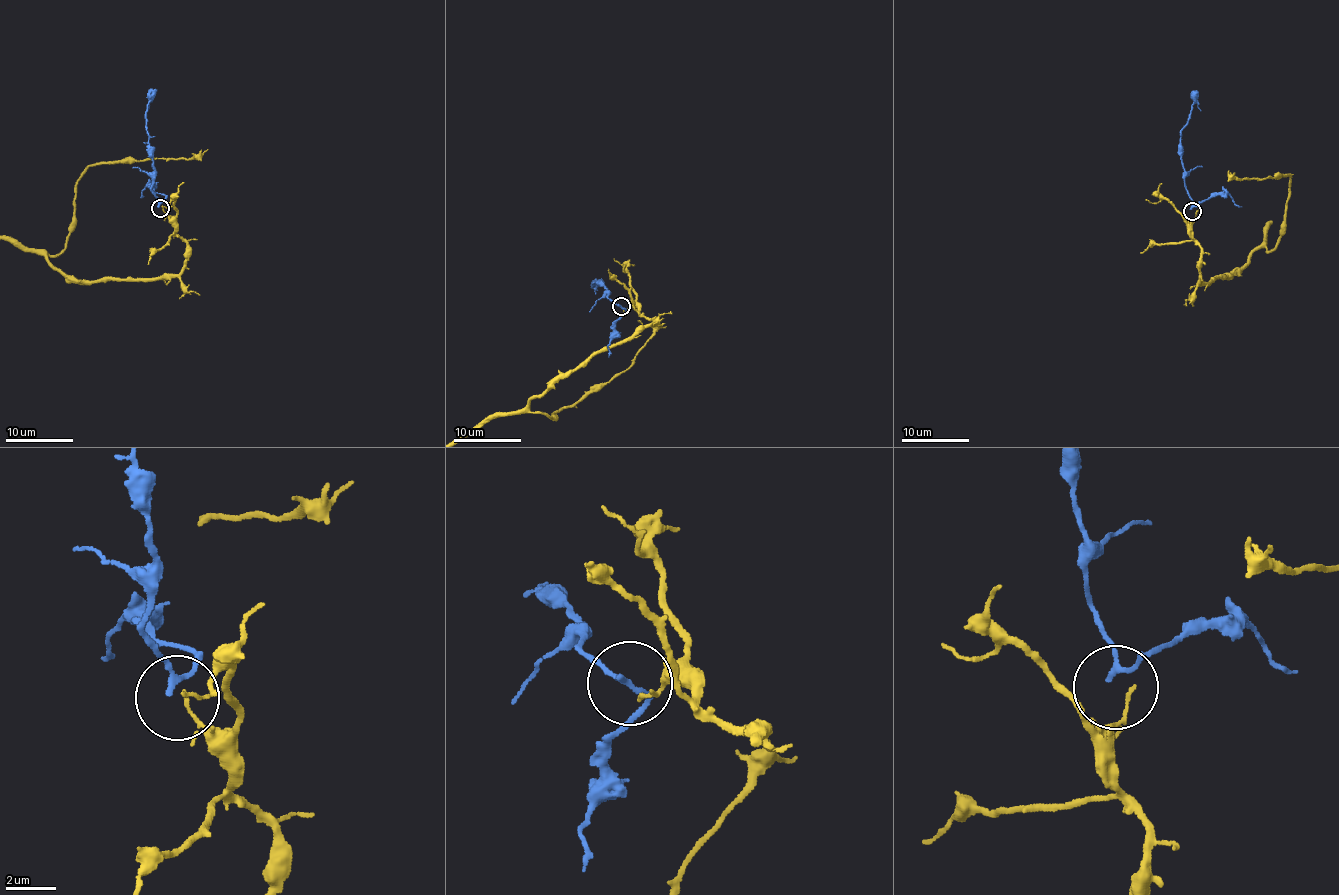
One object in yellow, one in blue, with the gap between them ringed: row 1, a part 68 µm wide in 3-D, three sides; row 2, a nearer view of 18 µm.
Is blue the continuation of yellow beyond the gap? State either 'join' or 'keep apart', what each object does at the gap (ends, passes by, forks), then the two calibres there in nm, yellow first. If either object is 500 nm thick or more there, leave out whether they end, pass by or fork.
keep apart; yellow ends; blue passes by; calibres 150 and 180 nm

